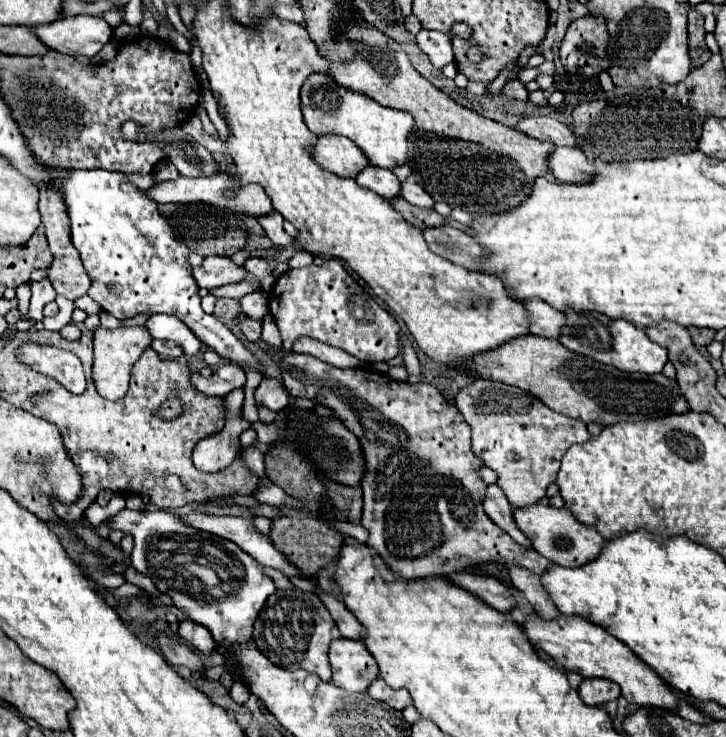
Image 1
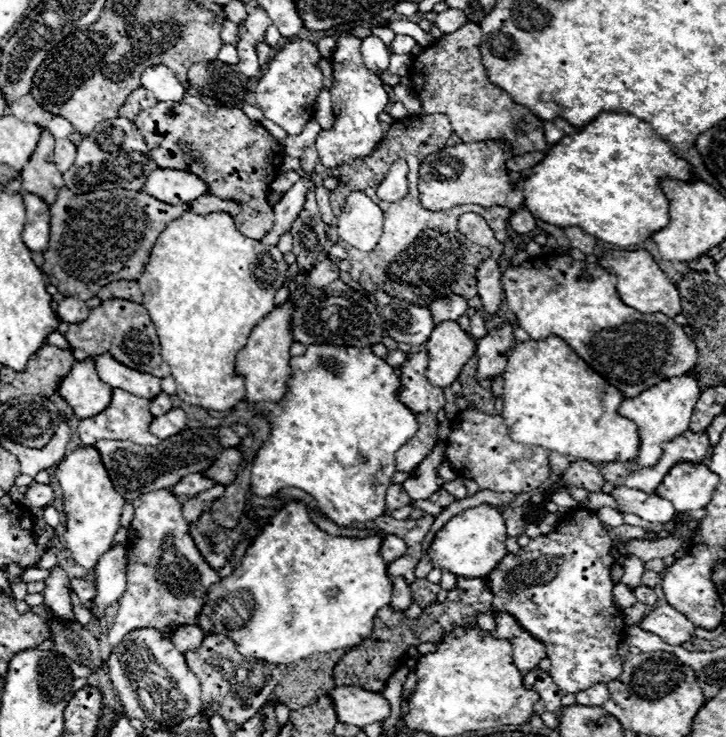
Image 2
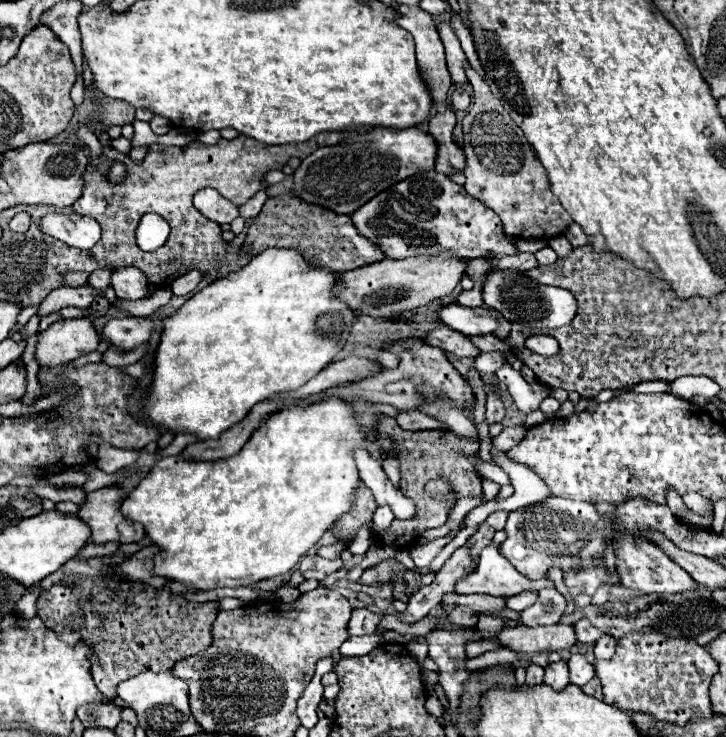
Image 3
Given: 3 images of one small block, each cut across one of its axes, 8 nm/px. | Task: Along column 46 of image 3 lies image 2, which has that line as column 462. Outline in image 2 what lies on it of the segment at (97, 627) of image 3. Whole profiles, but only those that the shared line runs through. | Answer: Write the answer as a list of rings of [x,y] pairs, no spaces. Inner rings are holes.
[[[456,576],[456,588],[448,592],[444,602],[436,602],[422,610],[418,618],[408,618],[402,610],[392,610],[384,606],[374,622],[374,632],[362,644],[348,650],[334,668],[334,682],[338,686],[358,686],[368,692],[382,692],[388,678],[396,672],[396,662],[406,658],[410,646],[420,646],[424,642],[438,644],[450,626],[476,626],[478,614],[492,614],[492,590],[486,578],[464,578]]]

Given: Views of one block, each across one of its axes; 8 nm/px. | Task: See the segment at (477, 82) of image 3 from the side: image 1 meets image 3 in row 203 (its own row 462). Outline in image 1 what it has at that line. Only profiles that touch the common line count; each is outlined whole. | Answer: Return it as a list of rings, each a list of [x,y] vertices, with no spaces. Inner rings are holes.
[[[476,378],[472,384],[458,390],[454,404],[472,428],[472,452],[488,468],[492,468],[498,474],[496,484],[504,490],[508,502],[514,508],[526,508],[526,506],[536,504],[540,498],[544,498],[546,488],[556,480],[556,472],[560,470],[560,458],[564,456],[564,452],[572,444],[586,442],[590,438],[586,424],[582,420],[574,420],[574,418],[568,418],[564,414],[558,414],[558,412],[550,410],[546,404],[542,404],[542,400],[538,400],[530,392],[516,388],[516,386],[500,384],[494,380]]]

